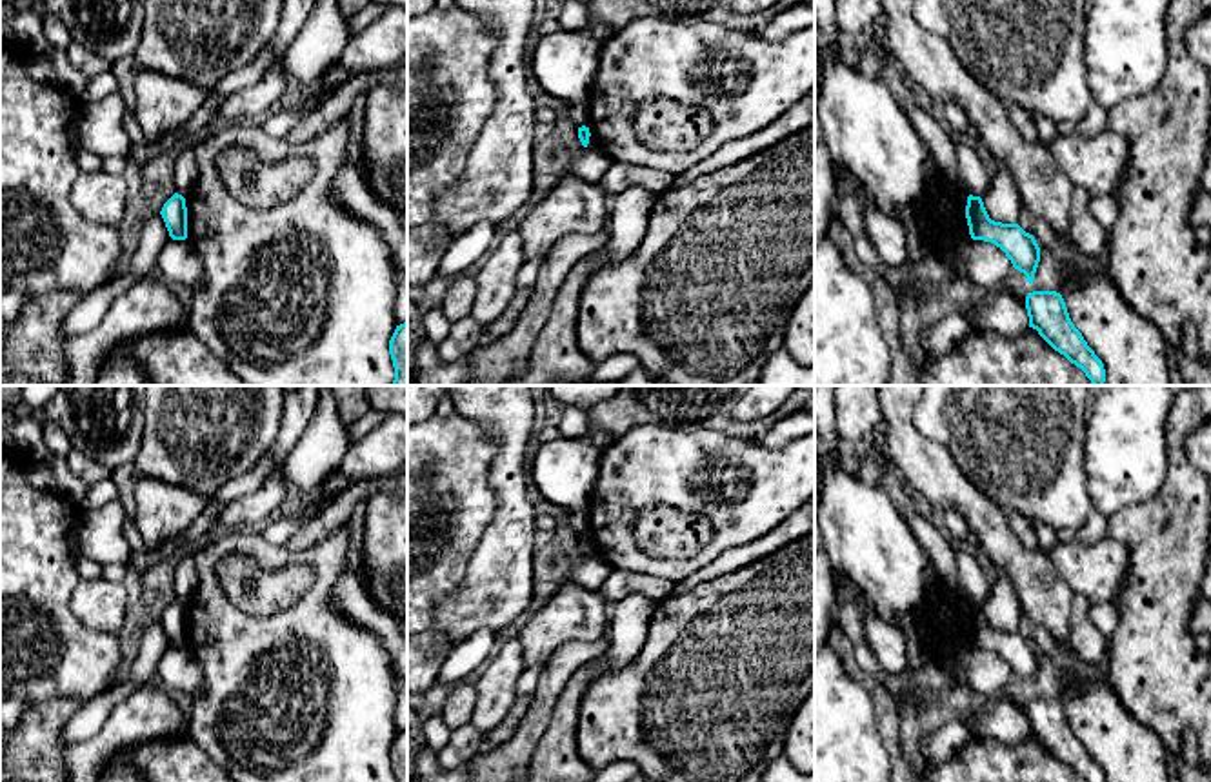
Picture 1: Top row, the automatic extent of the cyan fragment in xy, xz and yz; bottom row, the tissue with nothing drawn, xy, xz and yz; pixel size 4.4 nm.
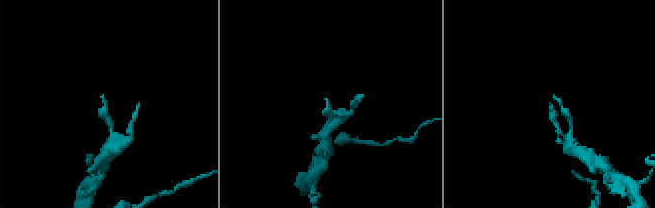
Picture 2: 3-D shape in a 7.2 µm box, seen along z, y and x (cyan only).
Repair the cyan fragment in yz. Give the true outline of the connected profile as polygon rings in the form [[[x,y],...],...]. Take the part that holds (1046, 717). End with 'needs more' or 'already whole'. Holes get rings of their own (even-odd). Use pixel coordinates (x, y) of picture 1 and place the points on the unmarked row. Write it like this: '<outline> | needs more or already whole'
[[[1033,698],[1026,704],[1029,735],[1086,782],[1106,782],[1102,767],[1087,753],[1069,726],[1066,709],[1056,698]]] | already whole

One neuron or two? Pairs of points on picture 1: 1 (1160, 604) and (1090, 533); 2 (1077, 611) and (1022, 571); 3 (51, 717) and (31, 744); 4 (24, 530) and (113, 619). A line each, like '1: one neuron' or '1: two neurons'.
1: two neurons
2: two neurons
3: one neuron
4: two neurons

